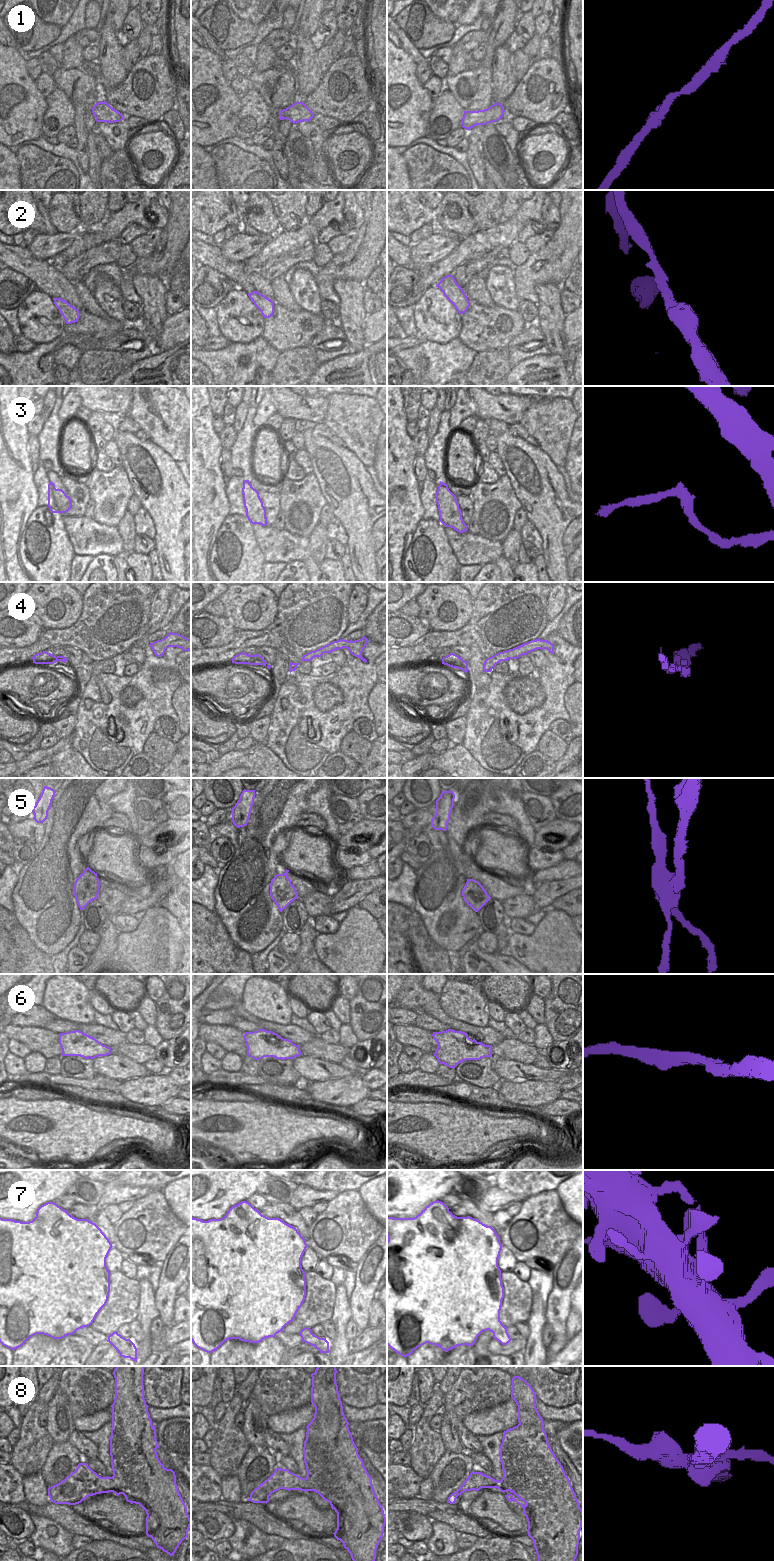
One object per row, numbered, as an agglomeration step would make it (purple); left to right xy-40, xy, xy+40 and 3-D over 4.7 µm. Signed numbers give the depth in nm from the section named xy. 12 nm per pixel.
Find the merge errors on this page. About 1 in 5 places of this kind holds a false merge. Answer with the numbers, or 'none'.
3, 5, 8

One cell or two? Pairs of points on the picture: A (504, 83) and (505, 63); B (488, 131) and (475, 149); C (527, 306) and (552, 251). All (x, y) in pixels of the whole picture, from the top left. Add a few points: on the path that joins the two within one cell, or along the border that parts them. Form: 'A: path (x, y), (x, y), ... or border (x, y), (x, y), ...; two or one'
A: path (504, 78), (504, 68); one
B: border (479, 141), (483, 156); two
C: border (519, 300), (529, 300), (536, 305); two

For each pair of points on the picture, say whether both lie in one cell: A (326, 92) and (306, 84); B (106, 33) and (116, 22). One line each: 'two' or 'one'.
A: two
B: two

